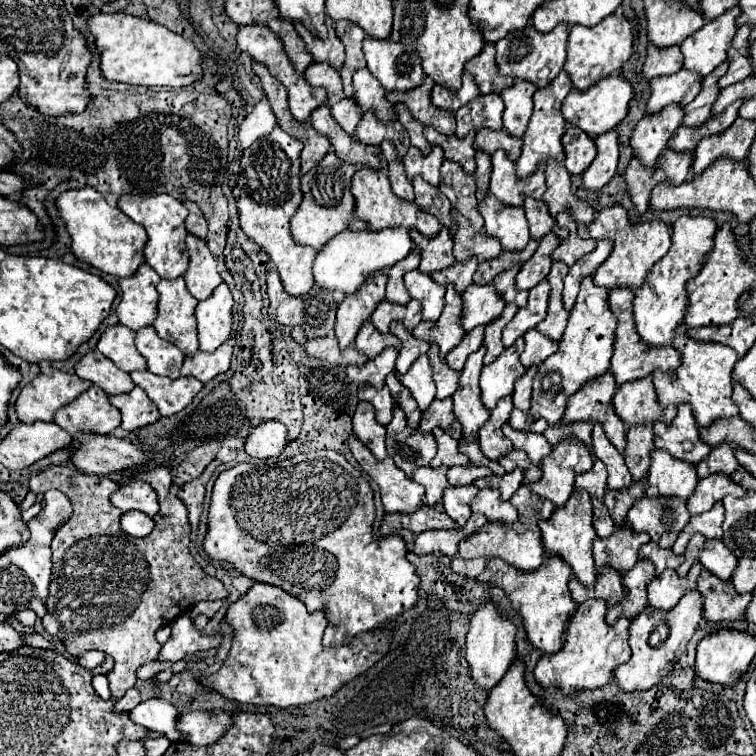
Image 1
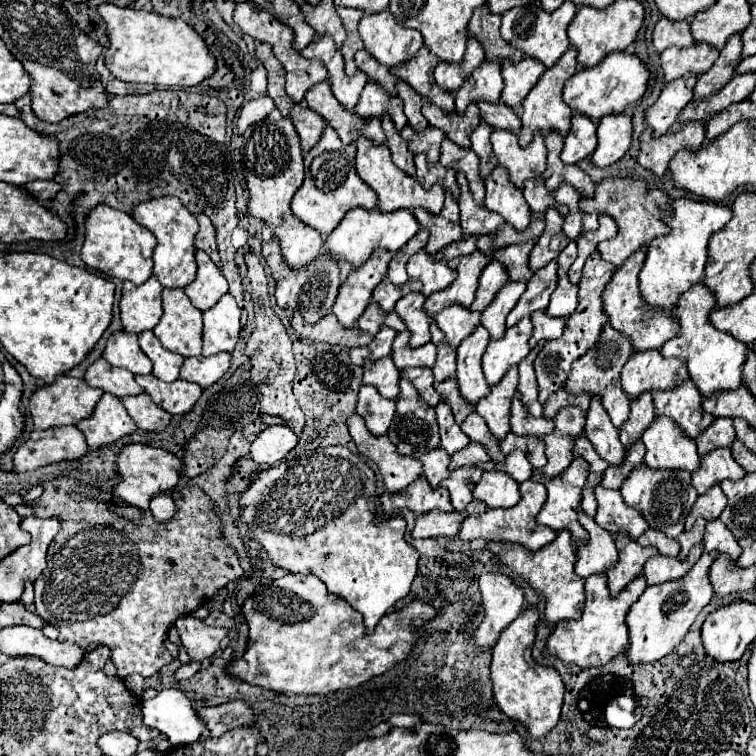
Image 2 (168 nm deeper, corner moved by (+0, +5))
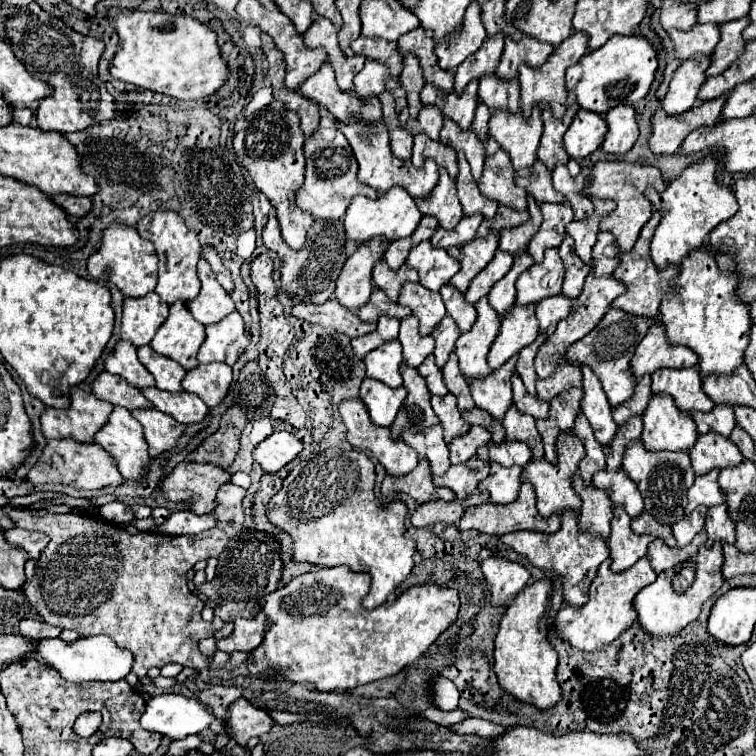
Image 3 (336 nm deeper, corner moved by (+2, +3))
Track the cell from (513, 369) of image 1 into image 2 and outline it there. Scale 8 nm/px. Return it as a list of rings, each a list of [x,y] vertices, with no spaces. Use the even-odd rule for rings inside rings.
[[[523,318],[513,328],[507,328],[503,338],[489,342],[483,354],[483,372],[489,386],[495,386],[505,376],[511,364],[519,364],[529,354],[531,332],[531,318]]]

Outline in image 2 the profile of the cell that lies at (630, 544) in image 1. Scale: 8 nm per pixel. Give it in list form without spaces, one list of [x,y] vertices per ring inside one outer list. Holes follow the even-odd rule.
[[[599,484],[595,488],[595,498],[597,498],[595,522],[607,528],[611,534],[627,530],[633,538],[639,538],[649,528],[645,518],[635,508],[625,504],[619,490],[609,490]]]

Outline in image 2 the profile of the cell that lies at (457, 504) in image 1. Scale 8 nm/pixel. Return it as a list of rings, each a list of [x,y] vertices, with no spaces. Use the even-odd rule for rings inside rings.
[[[461,466],[441,482],[441,486],[449,490],[455,510],[461,512],[473,500],[473,488],[481,480],[481,474],[483,470],[479,466]]]

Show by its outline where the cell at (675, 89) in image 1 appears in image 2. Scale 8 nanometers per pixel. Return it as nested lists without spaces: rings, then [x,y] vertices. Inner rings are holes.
[[[695,42],[689,48],[667,48],[661,52],[665,82],[675,80],[689,72],[701,76],[703,72],[707,72],[707,68],[711,68],[717,56],[719,56],[719,50],[703,42]]]

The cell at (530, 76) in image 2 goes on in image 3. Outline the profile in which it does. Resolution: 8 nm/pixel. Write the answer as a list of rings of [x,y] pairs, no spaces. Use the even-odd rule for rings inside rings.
[[[505,38],[505,50],[503,50],[501,64],[497,66],[495,74],[497,74],[497,78],[511,82],[513,78],[517,78],[517,68],[521,64],[539,68],[549,58],[551,52],[553,52],[553,46],[549,46],[545,42],[537,42],[533,38],[521,38],[519,42]]]

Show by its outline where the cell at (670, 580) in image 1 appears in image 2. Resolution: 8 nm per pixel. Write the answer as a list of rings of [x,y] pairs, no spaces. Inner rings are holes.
[[[703,542],[695,544],[695,548],[691,548],[689,556],[685,560],[679,560],[679,558],[669,558],[669,556],[661,556],[661,554],[655,554],[653,558],[647,560],[645,564],[645,578],[647,578],[647,584],[653,586],[653,584],[663,584],[663,582],[669,582],[669,580],[677,580],[681,576],[685,576],[691,566],[699,560],[699,556],[703,554]]]

